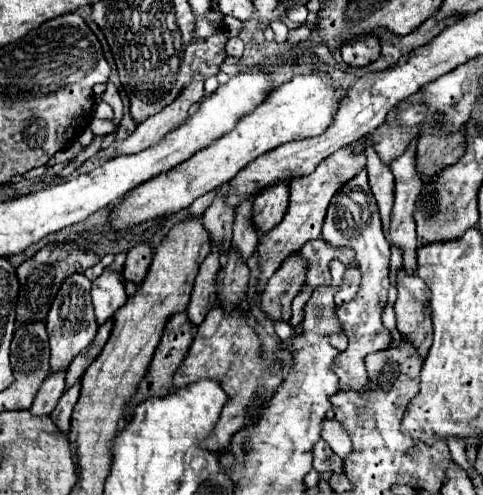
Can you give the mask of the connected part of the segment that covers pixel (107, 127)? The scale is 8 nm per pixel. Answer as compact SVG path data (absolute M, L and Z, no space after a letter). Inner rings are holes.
M93 118L90 121L89 128L95 136L105 135L107 133L113 132L116 129L112 120L102 120L98 118Z

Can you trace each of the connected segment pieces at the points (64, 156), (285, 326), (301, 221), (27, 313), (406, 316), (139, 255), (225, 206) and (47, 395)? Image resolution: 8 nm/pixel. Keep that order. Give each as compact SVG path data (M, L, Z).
M73 141L69 146L57 152L53 155L47 162L48 166L54 166L58 163L63 163L68 160L72 160L80 151L82 151L85 147L78 145L77 141Z
M277 320L277 322L275 322L275 334L277 334L281 340L291 340L291 338L297 336L297 332L299 332L299 328L297 328L297 326L291 326L289 320Z
M347 146L331 156L327 156L317 168L315 172L307 174L307 176L299 176L291 180L291 200L289 200L289 208L285 218L269 232L265 232L265 244L269 244L269 256L265 256L263 248L259 250L261 256L261 284L259 290L265 288L267 278L275 274L275 270L281 266L281 256L289 256L289 252L293 252L293 248L303 248L303 244L311 238L321 236L321 228L323 228L323 220L325 220L325 212L327 206L333 198L333 194L347 182L351 180L357 172L361 172L367 164L365 152L359 150L355 152L353 146Z
M49 242L45 244L35 256L27 258L19 268L17 276L21 282L19 302L17 302L17 322L25 320L43 320L49 312L49 304L53 302L53 296L57 294L57 288L61 286L61 280L73 272L85 272L89 266L95 266L99 262L99 254L93 250L83 250L79 244L73 242Z
M399 268L397 290L397 328L401 334L407 334L417 350L421 350L421 356L425 356L433 342L433 328L429 318L429 286L417 276L417 272L409 274L405 268Z
M139 242L137 246L133 246L127 254L127 260L125 260L125 266L123 266L123 276L127 280L133 280L135 284L141 284L141 280L145 278L145 272L149 270L149 260L151 260L151 254L153 248L145 242Z
M229 182L217 186L215 192L217 194L215 194L213 204L205 210L205 228L209 228L209 232L213 232L215 250L219 250L219 244L225 244L225 248L229 246L233 220L235 220L235 212L233 212L235 208L227 202L227 196L231 192Z
M61 368L57 372L51 372L43 380L43 384L41 384L41 388L39 388L39 392L33 400L33 406L31 406L33 414L41 416L41 414L51 414L53 412L53 408L57 406L57 400L61 398L61 394L65 390L65 374L67 374L67 370Z

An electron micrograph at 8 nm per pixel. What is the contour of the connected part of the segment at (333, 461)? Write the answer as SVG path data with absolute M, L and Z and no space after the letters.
M319 440L313 448L313 468L317 472L345 472L345 462L325 440Z

